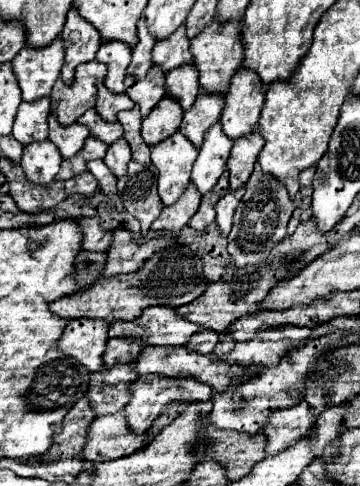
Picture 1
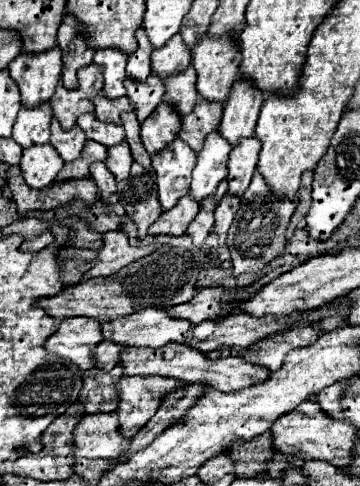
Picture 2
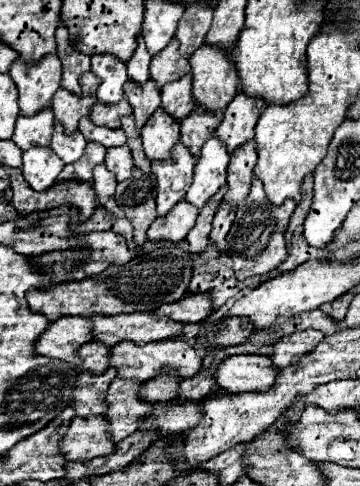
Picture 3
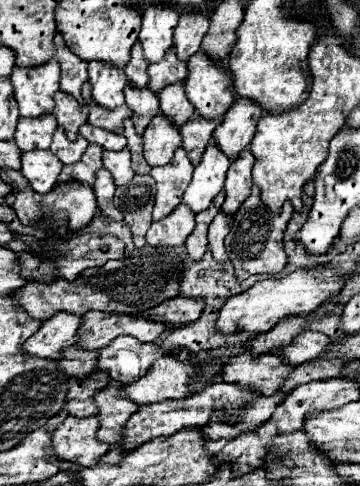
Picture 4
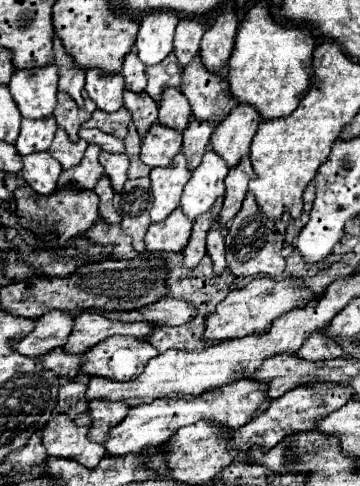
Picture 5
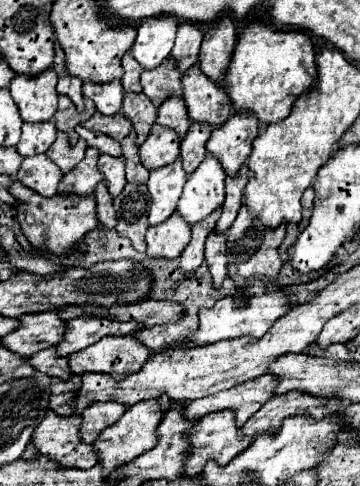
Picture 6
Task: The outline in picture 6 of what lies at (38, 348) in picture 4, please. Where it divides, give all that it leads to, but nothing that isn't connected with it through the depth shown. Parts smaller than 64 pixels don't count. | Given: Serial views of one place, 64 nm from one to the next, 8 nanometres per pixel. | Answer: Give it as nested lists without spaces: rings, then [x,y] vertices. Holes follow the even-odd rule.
[[[56,310],[22,316],[20,328],[4,338],[4,346],[24,358],[30,358],[44,348],[60,344],[64,340],[64,332],[66,322],[58,316]]]

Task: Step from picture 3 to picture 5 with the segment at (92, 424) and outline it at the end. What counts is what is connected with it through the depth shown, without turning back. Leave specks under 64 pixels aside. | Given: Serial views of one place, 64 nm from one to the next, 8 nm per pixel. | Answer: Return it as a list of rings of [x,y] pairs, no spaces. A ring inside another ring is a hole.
[[[54,414],[52,420],[44,426],[44,448],[50,456],[76,460],[86,468],[96,468],[96,464],[104,458],[104,444],[96,444],[88,440],[88,428],[92,418],[88,414],[80,414],[74,420],[66,414]]]

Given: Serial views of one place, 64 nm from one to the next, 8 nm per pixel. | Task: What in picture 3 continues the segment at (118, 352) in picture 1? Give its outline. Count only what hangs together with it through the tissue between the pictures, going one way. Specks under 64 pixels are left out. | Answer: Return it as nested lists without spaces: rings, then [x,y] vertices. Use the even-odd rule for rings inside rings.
[[[100,342],[86,344],[82,348],[82,352],[80,352],[80,358],[82,358],[82,366],[80,368],[88,370],[88,372],[94,372],[94,374],[102,374],[110,366],[108,356],[110,356],[110,346],[100,344]]]

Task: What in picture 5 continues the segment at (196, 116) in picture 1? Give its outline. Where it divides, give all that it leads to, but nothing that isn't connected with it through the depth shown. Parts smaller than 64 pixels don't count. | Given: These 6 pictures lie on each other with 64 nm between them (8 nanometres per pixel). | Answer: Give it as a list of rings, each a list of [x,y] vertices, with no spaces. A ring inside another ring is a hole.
[[[190,120],[188,128],[182,132],[184,134],[182,152],[188,160],[190,170],[196,170],[200,166],[212,132],[214,132],[214,126],[208,120]]]

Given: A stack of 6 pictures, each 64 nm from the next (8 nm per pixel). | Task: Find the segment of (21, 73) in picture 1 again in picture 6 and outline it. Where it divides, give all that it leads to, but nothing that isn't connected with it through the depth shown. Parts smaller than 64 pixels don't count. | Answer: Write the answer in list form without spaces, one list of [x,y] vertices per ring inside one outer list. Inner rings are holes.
[[[48,68],[38,76],[16,74],[10,82],[8,90],[20,108],[24,122],[46,122],[52,120],[56,106],[58,106],[58,92],[56,92],[56,72]]]

